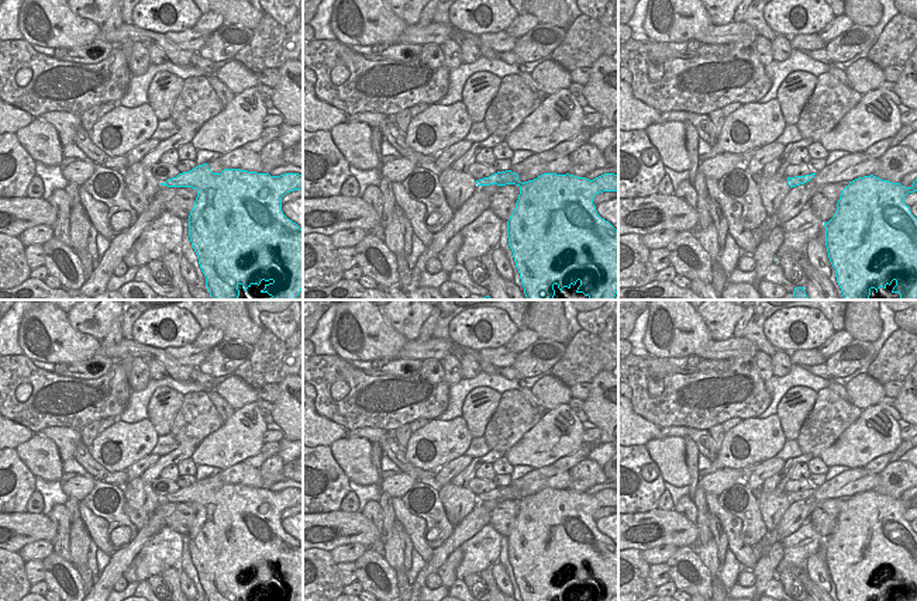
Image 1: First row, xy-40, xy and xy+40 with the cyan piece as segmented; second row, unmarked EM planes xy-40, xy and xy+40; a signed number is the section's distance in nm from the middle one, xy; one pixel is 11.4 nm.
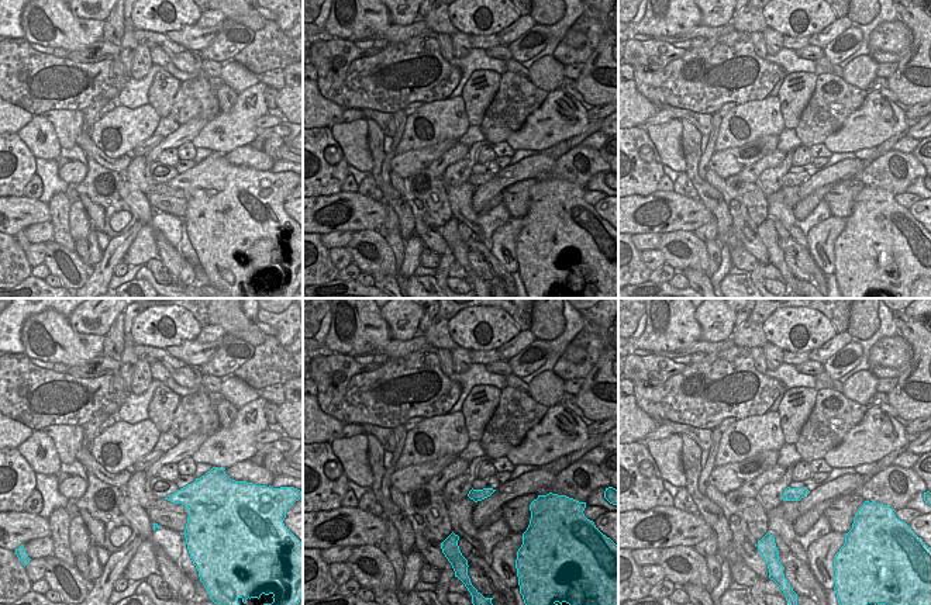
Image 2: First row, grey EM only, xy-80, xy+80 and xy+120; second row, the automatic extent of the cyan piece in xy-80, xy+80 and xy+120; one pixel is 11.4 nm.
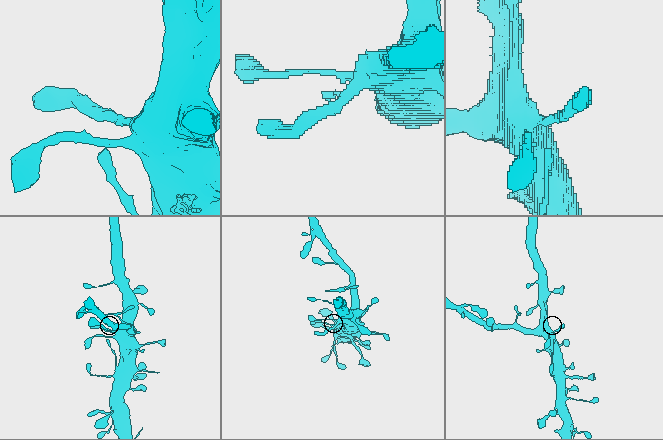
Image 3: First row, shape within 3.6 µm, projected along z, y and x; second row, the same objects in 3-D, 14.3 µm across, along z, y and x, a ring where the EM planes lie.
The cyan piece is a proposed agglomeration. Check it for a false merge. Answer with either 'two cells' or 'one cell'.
one cell

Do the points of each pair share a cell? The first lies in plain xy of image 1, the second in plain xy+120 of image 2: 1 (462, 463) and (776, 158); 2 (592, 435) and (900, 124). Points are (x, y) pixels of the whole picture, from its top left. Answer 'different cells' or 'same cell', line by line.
1: same cell
2: different cells

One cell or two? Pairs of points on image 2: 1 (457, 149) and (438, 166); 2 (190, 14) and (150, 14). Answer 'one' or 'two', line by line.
1: one
2: one

